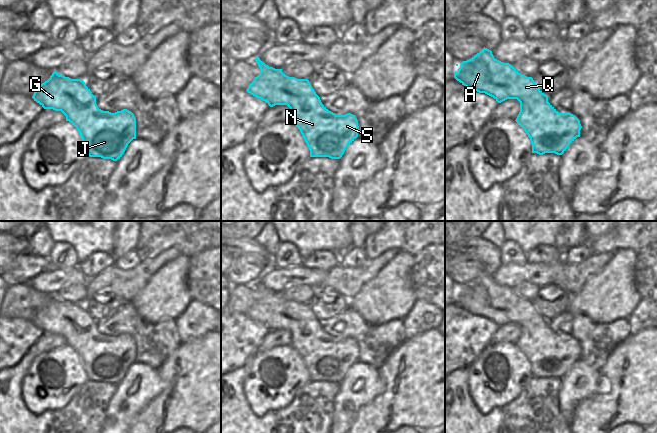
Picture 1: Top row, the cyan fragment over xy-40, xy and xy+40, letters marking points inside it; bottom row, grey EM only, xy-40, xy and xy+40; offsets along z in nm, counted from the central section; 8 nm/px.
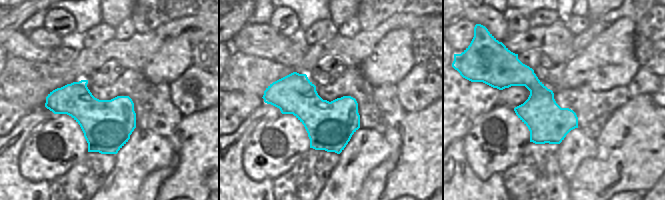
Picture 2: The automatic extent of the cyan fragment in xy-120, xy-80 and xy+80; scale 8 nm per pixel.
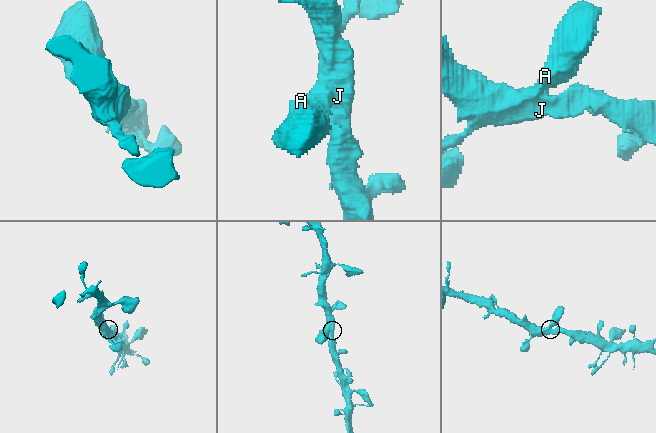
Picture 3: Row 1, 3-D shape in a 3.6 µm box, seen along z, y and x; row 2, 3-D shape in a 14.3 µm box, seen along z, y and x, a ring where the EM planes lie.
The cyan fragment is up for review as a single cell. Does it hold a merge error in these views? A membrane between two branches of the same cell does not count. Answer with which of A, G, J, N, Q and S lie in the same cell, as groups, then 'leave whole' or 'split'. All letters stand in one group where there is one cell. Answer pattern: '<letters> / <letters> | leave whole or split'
A G J N Q S | leave whole

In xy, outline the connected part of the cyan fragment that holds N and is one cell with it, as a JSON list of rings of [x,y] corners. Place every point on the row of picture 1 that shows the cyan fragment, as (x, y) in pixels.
[[[259,57],[254,60],[260,68],[260,74],[254,78],[246,91],[265,101],[270,107],[287,105],[290,108],[290,121],[300,130],[310,150],[310,157],[340,159],[346,148],[358,137],[359,126],[356,116],[351,113],[337,115],[329,111],[322,104],[308,79],[289,77],[282,69],[269,67]]]

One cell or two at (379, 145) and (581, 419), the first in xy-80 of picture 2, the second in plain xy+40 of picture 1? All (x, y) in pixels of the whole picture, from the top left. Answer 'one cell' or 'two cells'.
two cells

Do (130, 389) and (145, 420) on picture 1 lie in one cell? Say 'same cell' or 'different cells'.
different cells

